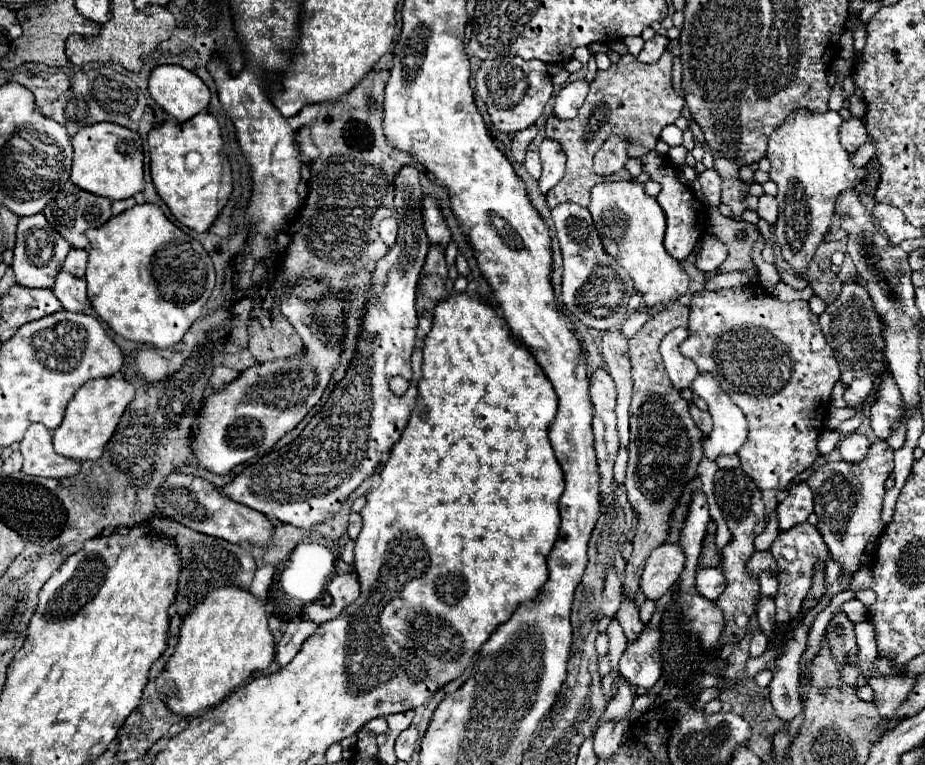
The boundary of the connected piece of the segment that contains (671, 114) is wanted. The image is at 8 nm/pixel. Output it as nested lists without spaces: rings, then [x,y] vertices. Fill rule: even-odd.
[[[666,50],[656,64],[642,64],[632,54],[624,54],[608,70],[598,70],[596,80],[592,82],[592,88],[578,112],[580,118],[566,122],[554,116],[548,118],[546,136],[558,140],[568,156],[564,178],[546,194],[548,208],[553,209],[562,202],[574,202],[586,208],[590,204],[592,186],[600,182],[622,180],[622,176],[596,176],[592,170],[592,158],[596,150],[610,136],[622,136],[630,144],[630,156],[640,156],[642,152],[646,154],[656,148],[660,130],[666,124],[674,124],[682,106],[686,104],[684,98],[672,88],[672,64],[674,56],[670,50]]]

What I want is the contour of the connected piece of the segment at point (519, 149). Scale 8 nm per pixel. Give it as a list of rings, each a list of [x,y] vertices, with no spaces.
[[[536,124],[530,126],[530,128],[526,128],[526,130],[522,130],[522,132],[518,132],[518,134],[514,134],[512,156],[514,156],[516,162],[524,162],[524,152],[526,152],[528,144],[536,138],[536,134],[538,134],[538,126]]]

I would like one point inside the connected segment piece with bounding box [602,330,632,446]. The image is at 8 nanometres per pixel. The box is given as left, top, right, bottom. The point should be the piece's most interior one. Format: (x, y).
(614, 344)

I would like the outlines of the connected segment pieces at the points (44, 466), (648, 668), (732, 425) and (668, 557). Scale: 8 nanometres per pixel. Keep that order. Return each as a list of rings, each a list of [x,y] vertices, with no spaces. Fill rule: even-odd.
[[[32,424],[22,442],[20,452],[24,456],[24,474],[44,476],[44,478],[68,478],[76,476],[80,470],[80,462],[72,458],[64,458],[52,448],[52,432],[42,424]]]
[[[644,626],[638,640],[626,644],[626,652],[620,656],[620,674],[634,686],[650,690],[660,674],[660,644],[662,644],[662,630],[660,626]]]
[[[698,372],[698,376],[690,382],[690,390],[706,400],[708,412],[710,412],[712,422],[714,422],[712,432],[710,432],[710,436],[704,442],[704,456],[714,462],[718,456],[736,454],[738,448],[746,442],[746,436],[748,436],[748,424],[746,424],[746,418],[740,412],[740,408],[730,400],[730,396],[726,396],[726,392],[720,388],[718,380],[714,380],[714,376],[710,376],[710,374]]]
[[[678,542],[674,544],[662,544],[658,546],[652,556],[646,560],[644,574],[640,580],[640,588],[644,590],[648,600],[658,600],[666,590],[674,586],[674,582],[680,578],[680,572],[684,568],[684,552]]]

